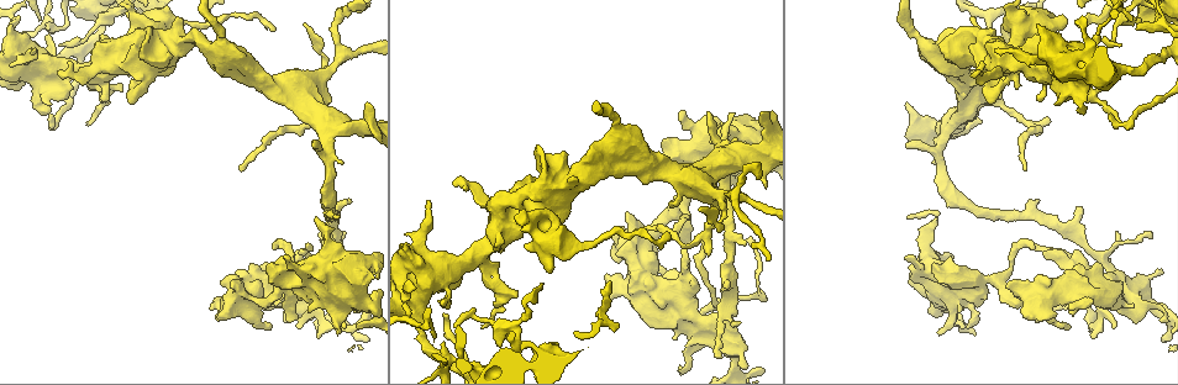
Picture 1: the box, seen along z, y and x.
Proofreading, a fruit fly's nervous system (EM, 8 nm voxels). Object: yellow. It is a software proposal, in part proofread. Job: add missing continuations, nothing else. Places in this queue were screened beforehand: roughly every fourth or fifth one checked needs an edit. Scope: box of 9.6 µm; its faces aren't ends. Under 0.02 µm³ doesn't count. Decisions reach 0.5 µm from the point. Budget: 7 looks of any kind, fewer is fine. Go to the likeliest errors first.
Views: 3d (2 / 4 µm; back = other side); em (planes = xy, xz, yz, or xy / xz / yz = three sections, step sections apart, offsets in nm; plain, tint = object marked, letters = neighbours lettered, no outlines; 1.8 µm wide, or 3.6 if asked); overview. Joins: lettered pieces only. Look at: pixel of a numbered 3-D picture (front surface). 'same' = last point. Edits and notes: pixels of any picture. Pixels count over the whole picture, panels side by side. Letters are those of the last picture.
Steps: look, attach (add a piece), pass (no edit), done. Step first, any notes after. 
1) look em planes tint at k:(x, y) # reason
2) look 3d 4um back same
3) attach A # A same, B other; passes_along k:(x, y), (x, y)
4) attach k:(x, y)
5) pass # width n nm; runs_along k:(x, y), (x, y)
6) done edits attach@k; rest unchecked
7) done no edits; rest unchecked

look em planes letters at 1:(995, 49) # an open end

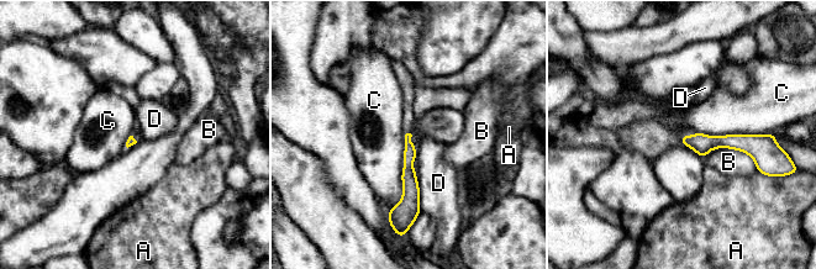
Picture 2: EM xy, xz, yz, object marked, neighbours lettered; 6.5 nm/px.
pass # A other, B other, C other, D other; border 2:(405, 146), (401, 199), (388, 212); no lettered piece goes on from it

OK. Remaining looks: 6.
look 3d 4um at 1:(1119, 277) # four arms meet

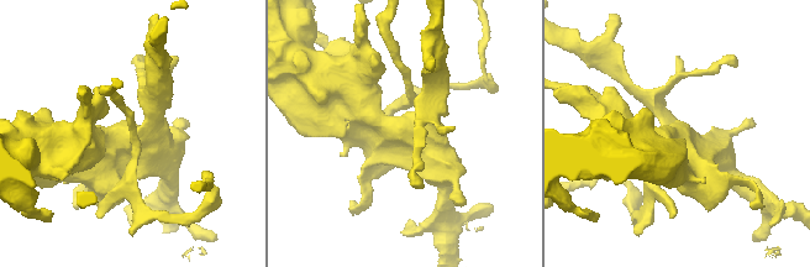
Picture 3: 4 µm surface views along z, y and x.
look em xz step 16 tint at 3:(413, 130) # arms 4; shape alone is not enough

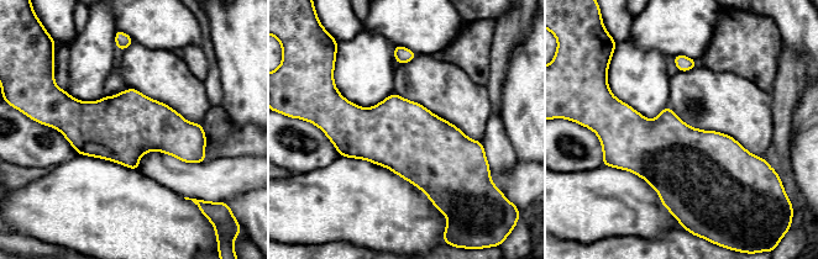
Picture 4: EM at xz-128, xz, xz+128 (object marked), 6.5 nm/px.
look em yz step 16 letters same # another direction

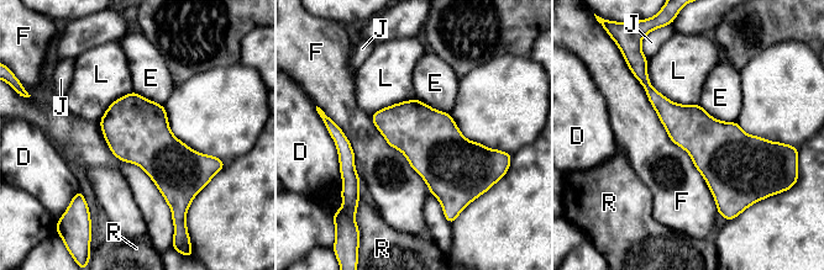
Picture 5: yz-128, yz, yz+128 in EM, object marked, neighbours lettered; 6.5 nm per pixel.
pass # width 300 nm; D other, E other, F other, J other, L other, R other; border 5:(633, 75), (718, 213); no lettered piece goes on from it

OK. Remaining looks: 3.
look em planes letters at 1:(668, 139) # free end

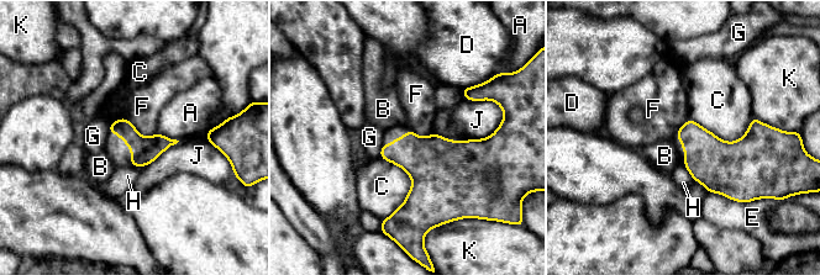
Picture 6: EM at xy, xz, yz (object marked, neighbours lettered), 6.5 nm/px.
pass # A other, B other, C other, D other, E other, F other, G other, H other, J other, K other; border 6:(109, 132), (127, 146), (131, 165); no lettered piece goes on from it

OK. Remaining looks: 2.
done no edits; rest unchecked

